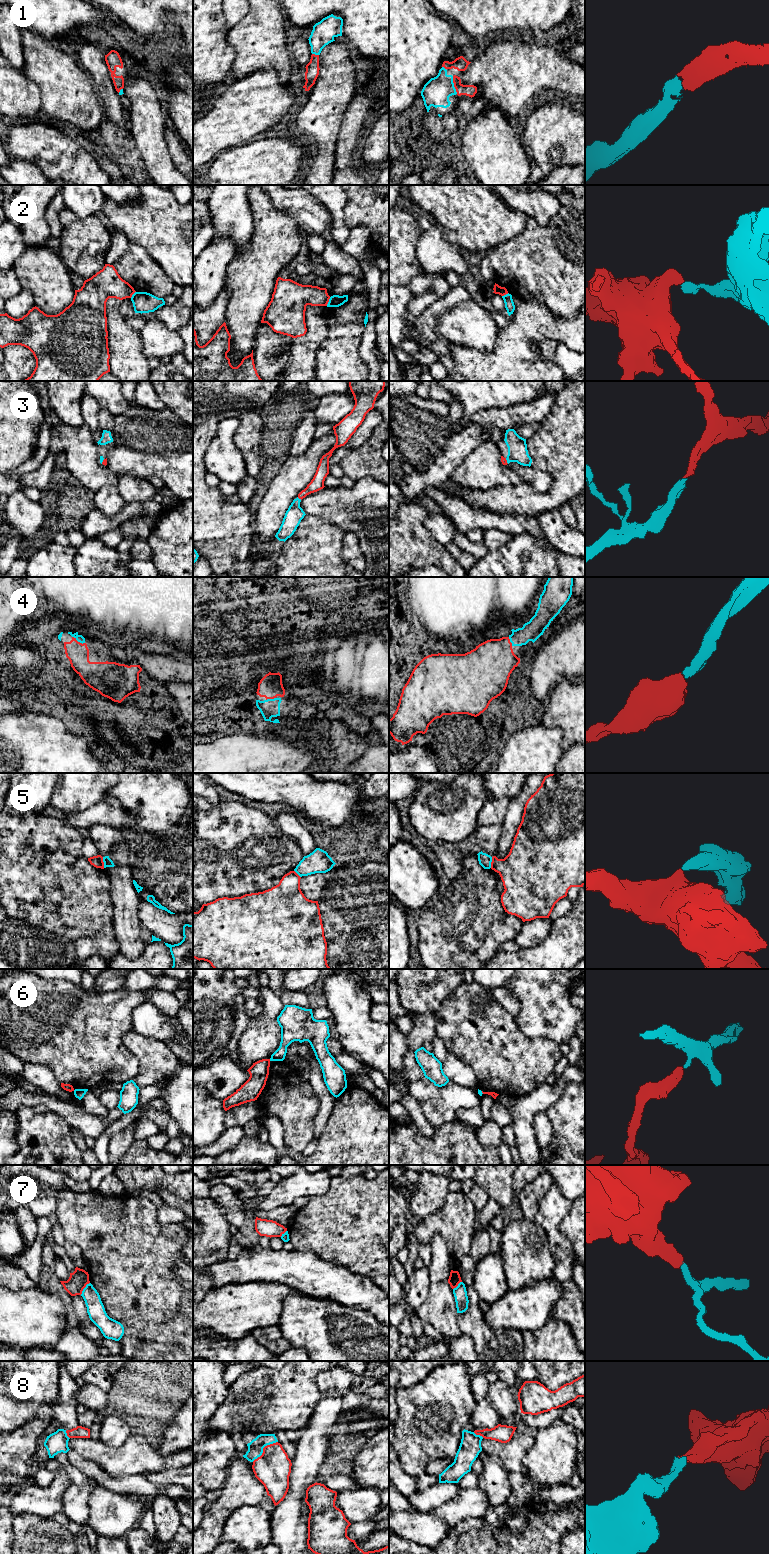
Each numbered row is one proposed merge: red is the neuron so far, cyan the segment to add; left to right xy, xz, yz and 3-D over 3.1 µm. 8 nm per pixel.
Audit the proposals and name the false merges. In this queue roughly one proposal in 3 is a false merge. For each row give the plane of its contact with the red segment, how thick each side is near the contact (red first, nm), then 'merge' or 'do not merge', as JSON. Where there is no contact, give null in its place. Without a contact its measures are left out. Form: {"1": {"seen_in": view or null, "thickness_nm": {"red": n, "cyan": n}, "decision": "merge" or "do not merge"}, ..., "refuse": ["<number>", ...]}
{"1": {"seen_in": "yz", "thickness_nm": {"red": 100, "cyan": 220}, "decision": "merge"}, "2": {"seen_in": "xz", "thickness_nm": {"red": 200, "cyan": 100}, "decision": "do not merge"}, "3": {"seen_in": "xz", "thickness_nm": {"red": 110, "cyan": 140}, "decision": "merge"}, "4": {"seen_in": "xy", "thickness_nm": {"red": 180, "cyan": 60}, "decision": "merge"}, "5": {"seen_in": "xy", "thickness_nm": {"red": 100, "cyan": 70}, "decision": "do not merge"}, "6": {"seen_in": "yz", "thickness_nm": {"red": 50, "cyan": 40}, "decision": "do not merge"}, "7": {"seen_in": "xy", "thickness_nm": {"red": 150, "cyan": 140}, "decision": "do not merge"}, "8": {"seen_in": "xz", "thickness_nm": {"red": 280, "cyan": 130}, "decision": "merge"}, "refuse": ["2", "5", "6", "7"]}

